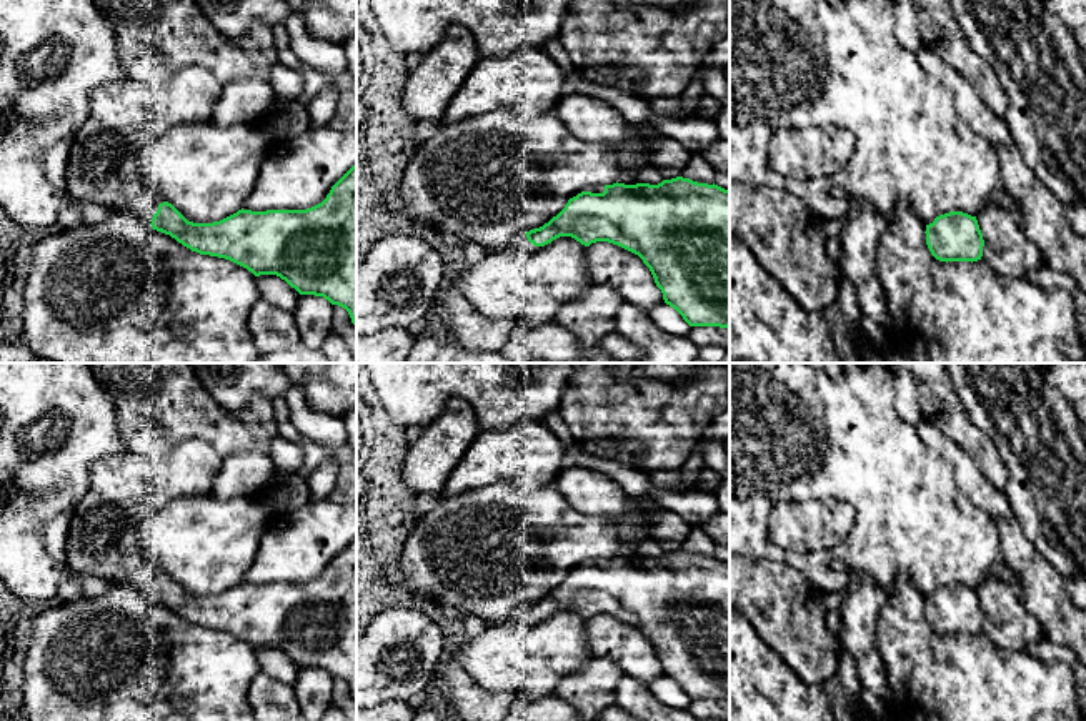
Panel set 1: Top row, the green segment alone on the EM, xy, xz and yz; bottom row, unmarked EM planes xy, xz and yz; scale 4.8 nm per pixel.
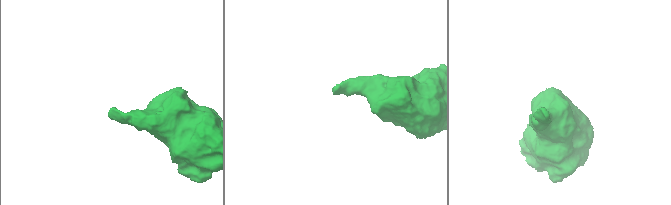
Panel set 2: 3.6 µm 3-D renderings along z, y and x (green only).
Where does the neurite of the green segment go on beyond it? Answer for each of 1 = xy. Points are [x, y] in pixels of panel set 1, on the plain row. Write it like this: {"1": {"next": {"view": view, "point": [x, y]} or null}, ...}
{"1": {"next": null}}

